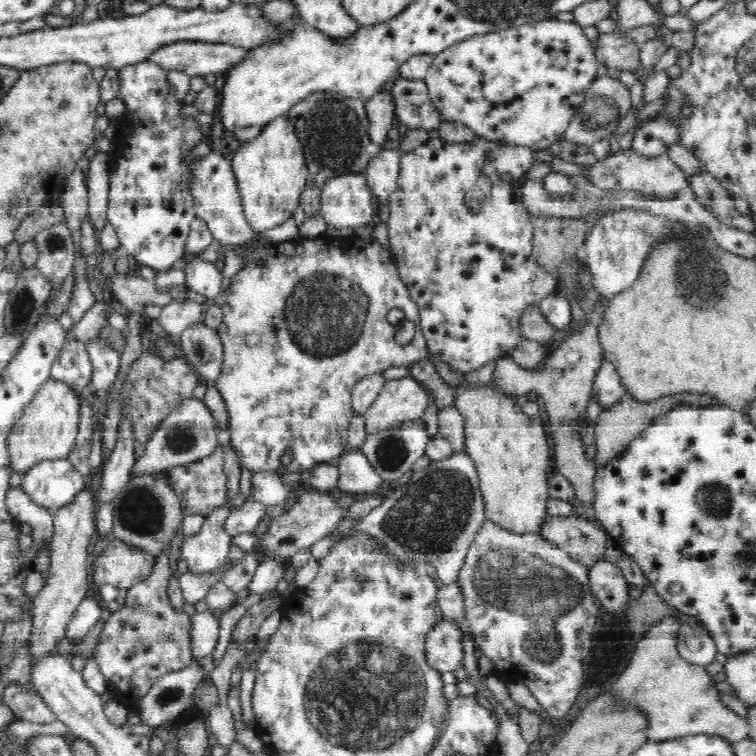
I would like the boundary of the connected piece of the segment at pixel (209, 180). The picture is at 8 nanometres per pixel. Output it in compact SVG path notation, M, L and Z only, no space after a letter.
M212 152L204 156L195 162L192 170L194 207L196 207L197 216L206 222L213 237L221 245L227 245L231 248L233 244L240 243L244 245L255 240L267 239L270 242L278 242L299 237L299 229L293 217L290 220L286 220L284 224L280 224L280 226L275 226L259 233L252 230L243 213L240 193L238 193L238 183L236 183L231 161L226 160L222 154Z

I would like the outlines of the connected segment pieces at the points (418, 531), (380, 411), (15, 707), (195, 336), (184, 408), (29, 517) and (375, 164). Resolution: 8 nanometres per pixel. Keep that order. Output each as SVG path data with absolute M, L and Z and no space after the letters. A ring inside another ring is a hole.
M453 452L448 458L431 461L428 467L413 473L408 483L392 491L379 506L370 510L366 516L354 522L351 529L340 535L348 538L356 533L368 533L385 544L387 550L404 564L429 571L439 585L450 585L459 577L474 537L479 534L486 521L484 497L481 496L476 465L465 452Z
M414 377L387 380L383 389L363 414L367 435L398 429L406 421L415 421L426 412L429 392Z
M8 685L4 689L2 700L21 720L45 725L51 724L57 719L53 710L44 702L42 695L37 692L35 687L24 689L20 685Z
M203 321L187 326L184 332L176 339L178 352L188 361L188 365L192 365L196 369L196 373L200 375L201 382L213 382L218 378L222 368L223 344L216 330L204 325Z
M190 398L172 409L172 412L160 421L158 428L146 442L146 452L131 466L131 478L142 476L142 474L164 473L174 465L190 464L212 454L212 451L219 445L216 437L218 430L214 415L206 403L198 398Z
M10 487L7 490L5 505L10 514L18 514L18 518L14 518L14 520L20 520L24 524L28 522L34 528L34 542L36 542L36 546L42 546L42 538L46 538L46 544L50 544L50 538L54 537L54 516L48 512L47 508L36 504L30 498L30 495L22 491L21 487Z
M381 150L378 156L371 158L364 170L368 189L380 203L388 203L389 197L396 192L400 176L401 151Z

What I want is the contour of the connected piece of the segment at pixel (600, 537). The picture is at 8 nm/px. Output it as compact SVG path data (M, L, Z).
M548 515L539 534L588 568L605 558L608 532L589 517Z

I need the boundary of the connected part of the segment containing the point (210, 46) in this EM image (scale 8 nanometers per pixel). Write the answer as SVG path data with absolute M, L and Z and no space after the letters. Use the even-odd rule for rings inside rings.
M178 41L164 46L161 49L151 52L149 60L154 64L161 66L165 71L180 70L190 76L206 76L216 73L221 76L232 70L239 62L247 57L247 49L244 47L235 47L222 43L205 43L200 41Z

